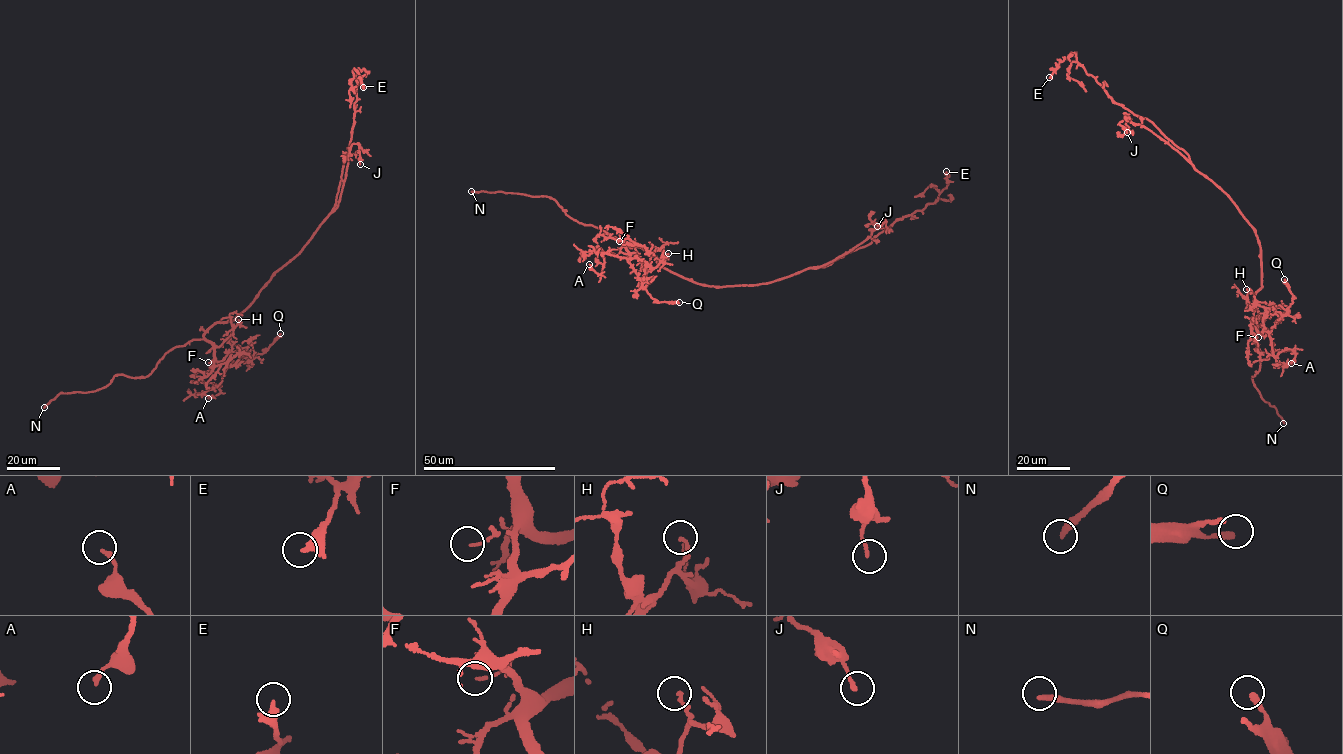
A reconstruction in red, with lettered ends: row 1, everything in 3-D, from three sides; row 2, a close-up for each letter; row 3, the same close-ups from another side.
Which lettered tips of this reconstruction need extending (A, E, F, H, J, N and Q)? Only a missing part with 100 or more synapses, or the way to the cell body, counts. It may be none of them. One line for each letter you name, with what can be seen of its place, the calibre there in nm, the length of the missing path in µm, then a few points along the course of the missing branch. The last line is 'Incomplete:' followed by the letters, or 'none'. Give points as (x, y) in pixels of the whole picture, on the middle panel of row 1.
N: at (471, 191); 280 nm thick; about 4 µm are missing
Incomplete: N

